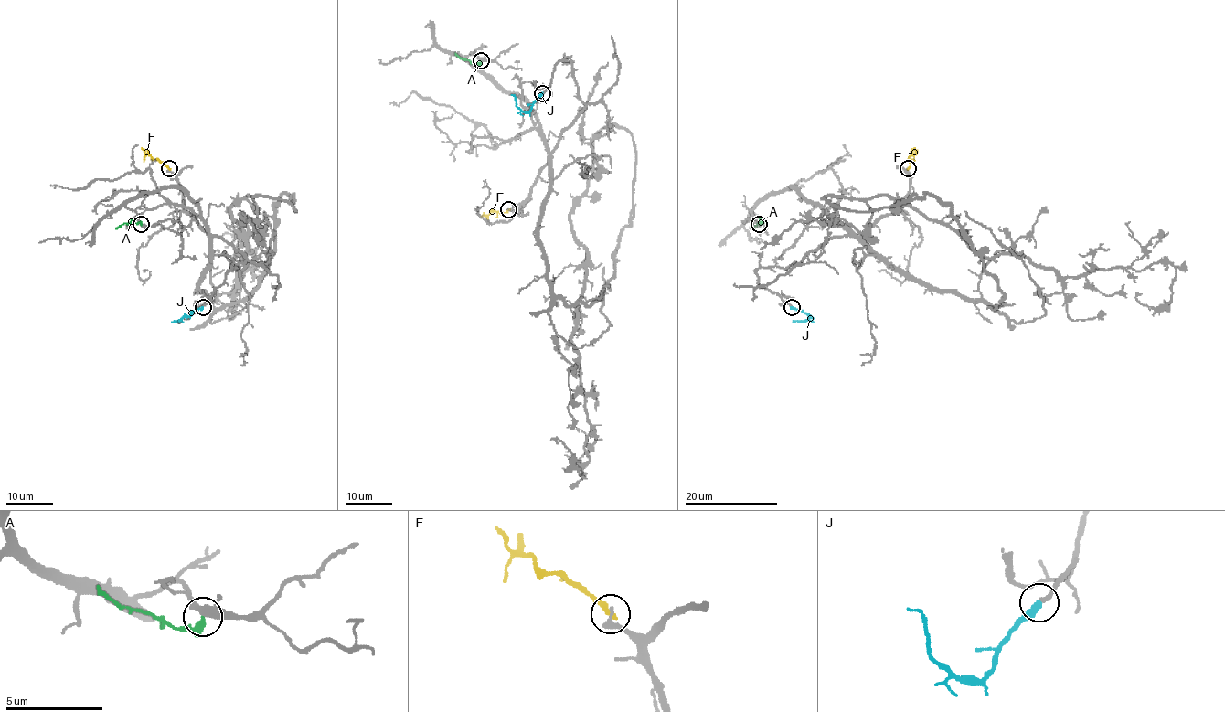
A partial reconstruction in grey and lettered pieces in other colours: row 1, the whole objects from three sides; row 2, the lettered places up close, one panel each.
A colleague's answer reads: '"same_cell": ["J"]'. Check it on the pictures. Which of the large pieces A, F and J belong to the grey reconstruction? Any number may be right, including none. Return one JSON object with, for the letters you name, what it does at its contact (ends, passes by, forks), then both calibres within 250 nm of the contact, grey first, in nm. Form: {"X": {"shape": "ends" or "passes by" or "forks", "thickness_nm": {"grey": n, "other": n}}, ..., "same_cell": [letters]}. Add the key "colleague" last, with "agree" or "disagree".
{"J": {"shape": "ends", "thickness_nm": {"grey": 220, "other": 400}}, "same_cell": ["J"], "colleague": "agree"}

